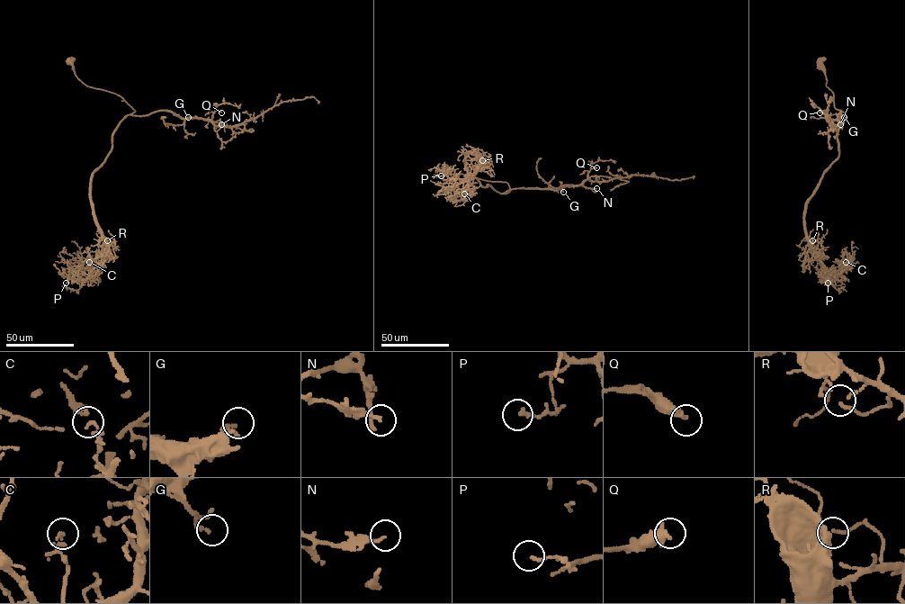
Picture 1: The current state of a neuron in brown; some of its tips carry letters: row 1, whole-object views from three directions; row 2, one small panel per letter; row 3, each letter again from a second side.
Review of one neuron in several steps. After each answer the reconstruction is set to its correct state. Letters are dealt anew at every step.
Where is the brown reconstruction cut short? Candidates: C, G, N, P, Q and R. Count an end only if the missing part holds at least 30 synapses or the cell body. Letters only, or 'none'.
Q

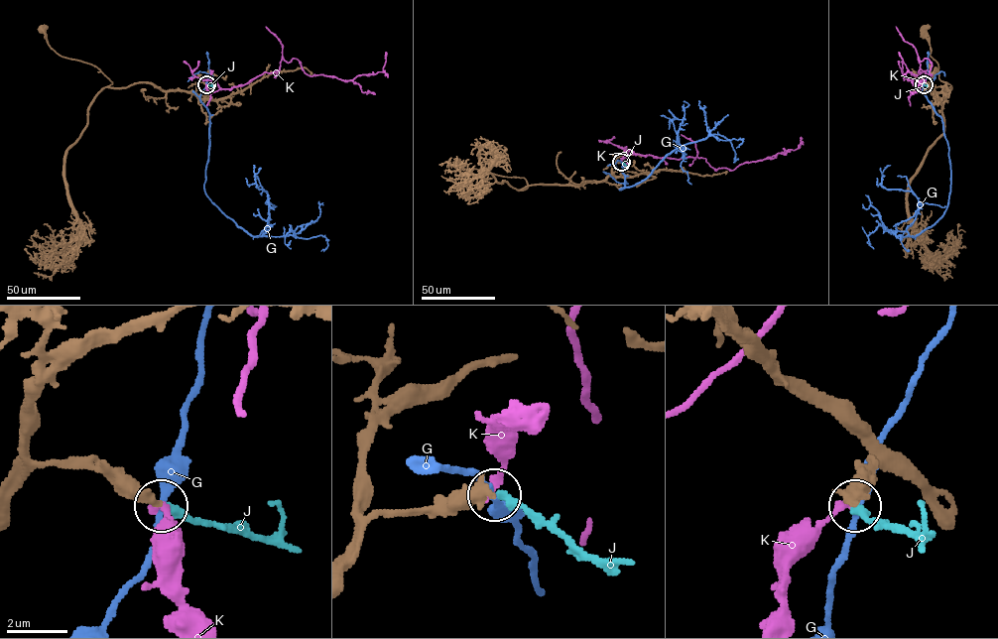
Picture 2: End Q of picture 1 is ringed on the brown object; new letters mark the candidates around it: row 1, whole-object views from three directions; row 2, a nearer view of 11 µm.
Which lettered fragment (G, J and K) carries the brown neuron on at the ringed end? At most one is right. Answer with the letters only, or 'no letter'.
J

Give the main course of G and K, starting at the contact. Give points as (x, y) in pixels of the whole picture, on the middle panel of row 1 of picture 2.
G: (621, 162), (615, 165), (624, 176), (621, 190), (645, 179), (678, 146), (684, 157), (672, 120), (669, 129)
K: (621, 162), (628, 154), (696, 157), (715, 170), (733, 170), (797, 149), (801, 137)

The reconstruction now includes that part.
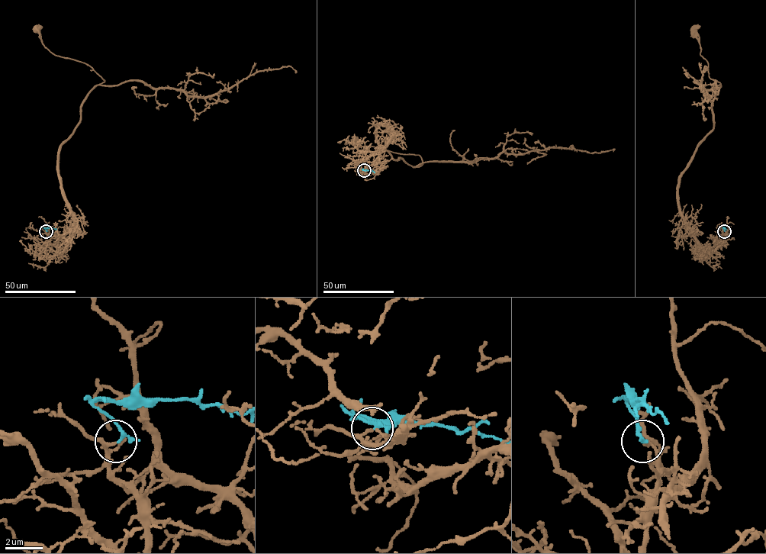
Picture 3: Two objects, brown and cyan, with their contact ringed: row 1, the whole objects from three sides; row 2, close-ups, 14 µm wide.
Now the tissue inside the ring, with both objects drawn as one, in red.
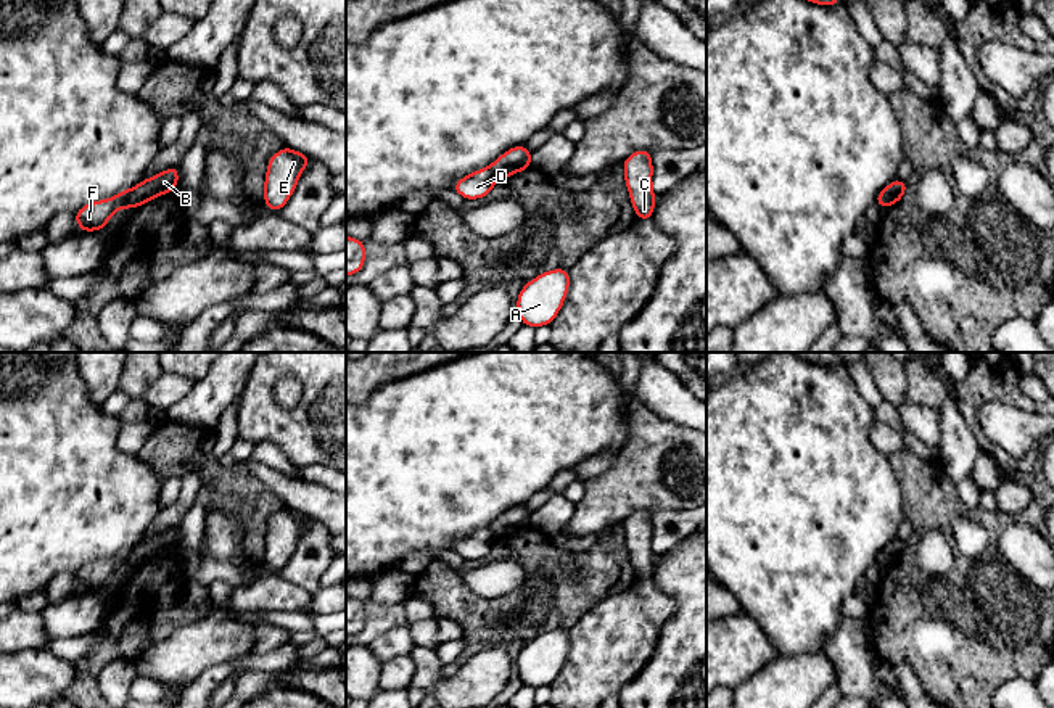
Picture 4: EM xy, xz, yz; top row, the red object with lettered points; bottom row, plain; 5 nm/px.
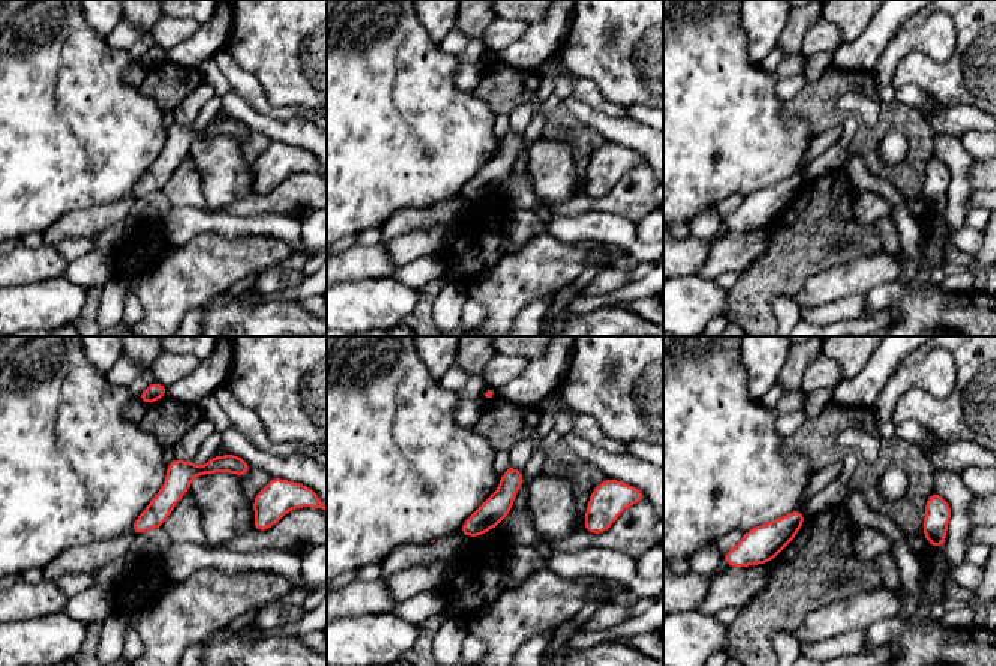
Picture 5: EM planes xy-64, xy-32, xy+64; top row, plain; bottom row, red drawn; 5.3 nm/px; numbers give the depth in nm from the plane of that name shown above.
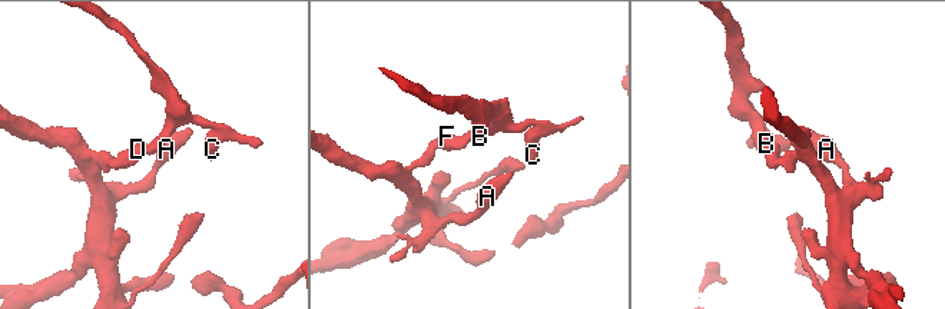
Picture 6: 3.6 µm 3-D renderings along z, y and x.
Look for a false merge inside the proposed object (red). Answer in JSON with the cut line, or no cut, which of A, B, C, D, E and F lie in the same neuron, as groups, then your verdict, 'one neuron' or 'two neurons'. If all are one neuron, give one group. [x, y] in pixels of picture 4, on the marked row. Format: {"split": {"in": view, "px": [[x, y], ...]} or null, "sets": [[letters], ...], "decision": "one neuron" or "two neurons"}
{"split": {"in": "xy", "px": [[132, 189], [127, 206]]}, "sets": [["A", "D", "F"], ["B", "C", "E"]], "decision": "two neurons"}

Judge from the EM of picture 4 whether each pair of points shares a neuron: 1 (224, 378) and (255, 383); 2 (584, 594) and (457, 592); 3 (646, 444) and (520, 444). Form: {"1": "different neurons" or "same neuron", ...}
{"1": "different neurons", "2": "same neuron", "3": "different neurons"}

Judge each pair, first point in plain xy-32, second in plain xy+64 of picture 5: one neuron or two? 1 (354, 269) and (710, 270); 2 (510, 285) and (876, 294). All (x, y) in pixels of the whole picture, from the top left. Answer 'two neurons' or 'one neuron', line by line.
1: two neurons
2: two neurons

